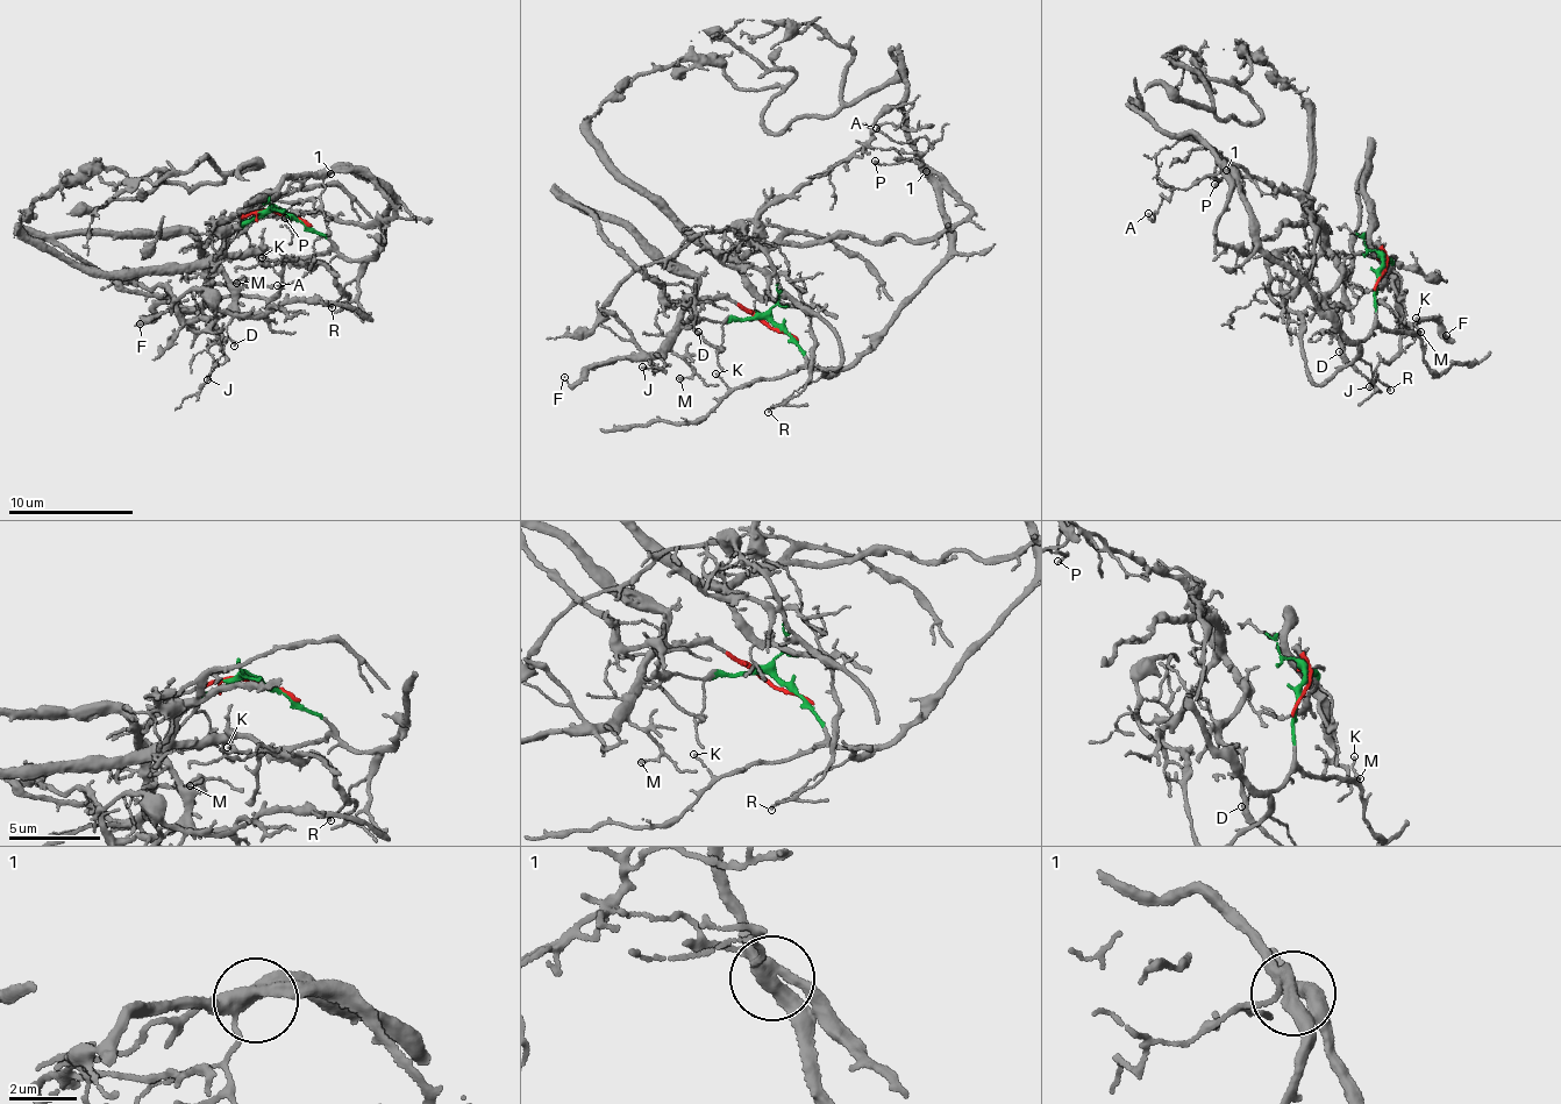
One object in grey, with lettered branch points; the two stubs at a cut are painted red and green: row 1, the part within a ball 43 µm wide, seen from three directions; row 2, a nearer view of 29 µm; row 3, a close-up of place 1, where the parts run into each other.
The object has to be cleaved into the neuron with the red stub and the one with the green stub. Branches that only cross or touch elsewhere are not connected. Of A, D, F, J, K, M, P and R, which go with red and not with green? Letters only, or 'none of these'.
D, F, J, M

